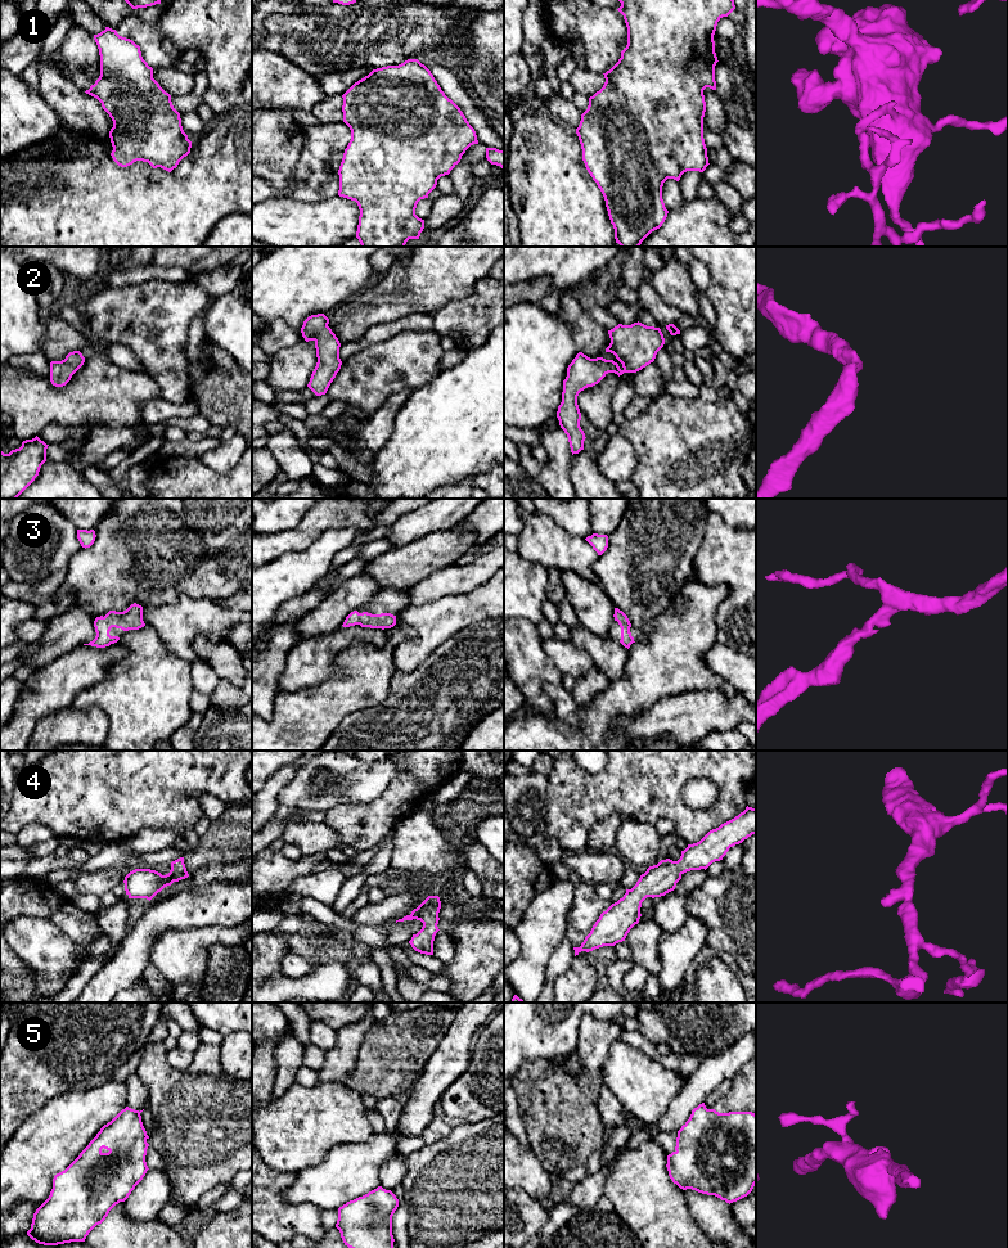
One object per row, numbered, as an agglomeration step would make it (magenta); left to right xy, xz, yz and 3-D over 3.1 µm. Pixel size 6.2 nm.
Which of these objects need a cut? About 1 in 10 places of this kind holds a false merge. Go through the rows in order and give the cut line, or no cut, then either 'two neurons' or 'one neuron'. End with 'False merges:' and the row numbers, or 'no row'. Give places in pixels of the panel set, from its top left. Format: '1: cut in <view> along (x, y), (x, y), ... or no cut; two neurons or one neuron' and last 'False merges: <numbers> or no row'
1: no cut; one neuron
2: no cut; one neuron
3: no cut; one neuron
4: no cut; one neuron
5: no cut; one neuron
False merges: no row

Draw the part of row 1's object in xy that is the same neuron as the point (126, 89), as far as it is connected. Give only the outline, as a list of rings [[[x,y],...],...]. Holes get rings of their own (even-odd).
[[[105,27],[94,40],[100,55],[100,76],[85,93],[96,98],[113,121],[109,131],[113,161],[127,167],[136,161],[168,172],[190,153],[192,141],[184,132],[180,113],[174,108],[171,95],[153,78],[153,68],[143,59],[140,46]]]

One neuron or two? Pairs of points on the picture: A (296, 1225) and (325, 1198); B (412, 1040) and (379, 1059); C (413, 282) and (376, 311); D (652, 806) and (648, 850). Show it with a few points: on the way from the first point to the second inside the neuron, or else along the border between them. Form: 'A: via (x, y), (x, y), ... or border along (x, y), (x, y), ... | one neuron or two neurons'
A: border along (286, 1201), (293, 1204), (313, 1203), (322, 1210) | two neurons
B: via (404, 1041), (387, 1058) | one neuron
C: via (404, 288), (385, 305) | one neuron
D: border along (629, 819), (653, 824) | two neurons

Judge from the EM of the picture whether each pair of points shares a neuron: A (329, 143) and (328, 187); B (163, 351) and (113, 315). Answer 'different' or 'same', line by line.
A: same
B: same

